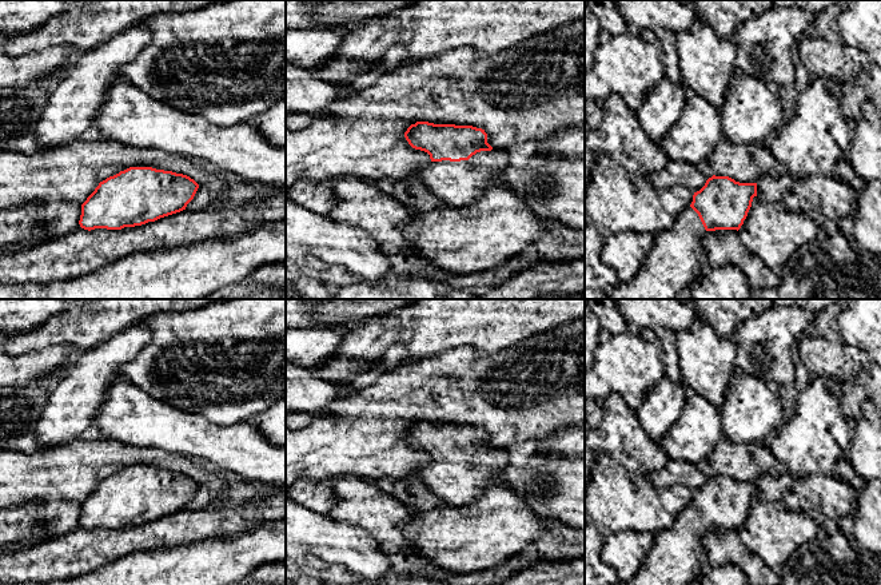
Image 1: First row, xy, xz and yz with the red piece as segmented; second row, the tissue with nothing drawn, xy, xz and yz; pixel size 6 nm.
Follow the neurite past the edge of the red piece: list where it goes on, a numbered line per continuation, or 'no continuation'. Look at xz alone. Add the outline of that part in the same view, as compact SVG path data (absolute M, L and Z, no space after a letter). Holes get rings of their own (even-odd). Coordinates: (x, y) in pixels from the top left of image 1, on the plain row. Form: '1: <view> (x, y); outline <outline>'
1: xz (457, 482); outline M493 447L477 451L469 459L431 461L416 474L443 504L462 506L481 497L485 488L509 465L506 449Z

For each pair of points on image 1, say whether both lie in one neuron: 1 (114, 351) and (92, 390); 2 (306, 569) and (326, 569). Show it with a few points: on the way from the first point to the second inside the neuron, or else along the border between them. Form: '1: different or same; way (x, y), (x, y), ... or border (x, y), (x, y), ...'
1: same; way (104, 361), (92, 373), (92, 381)
2: same; way (311, 569), (321, 569)

